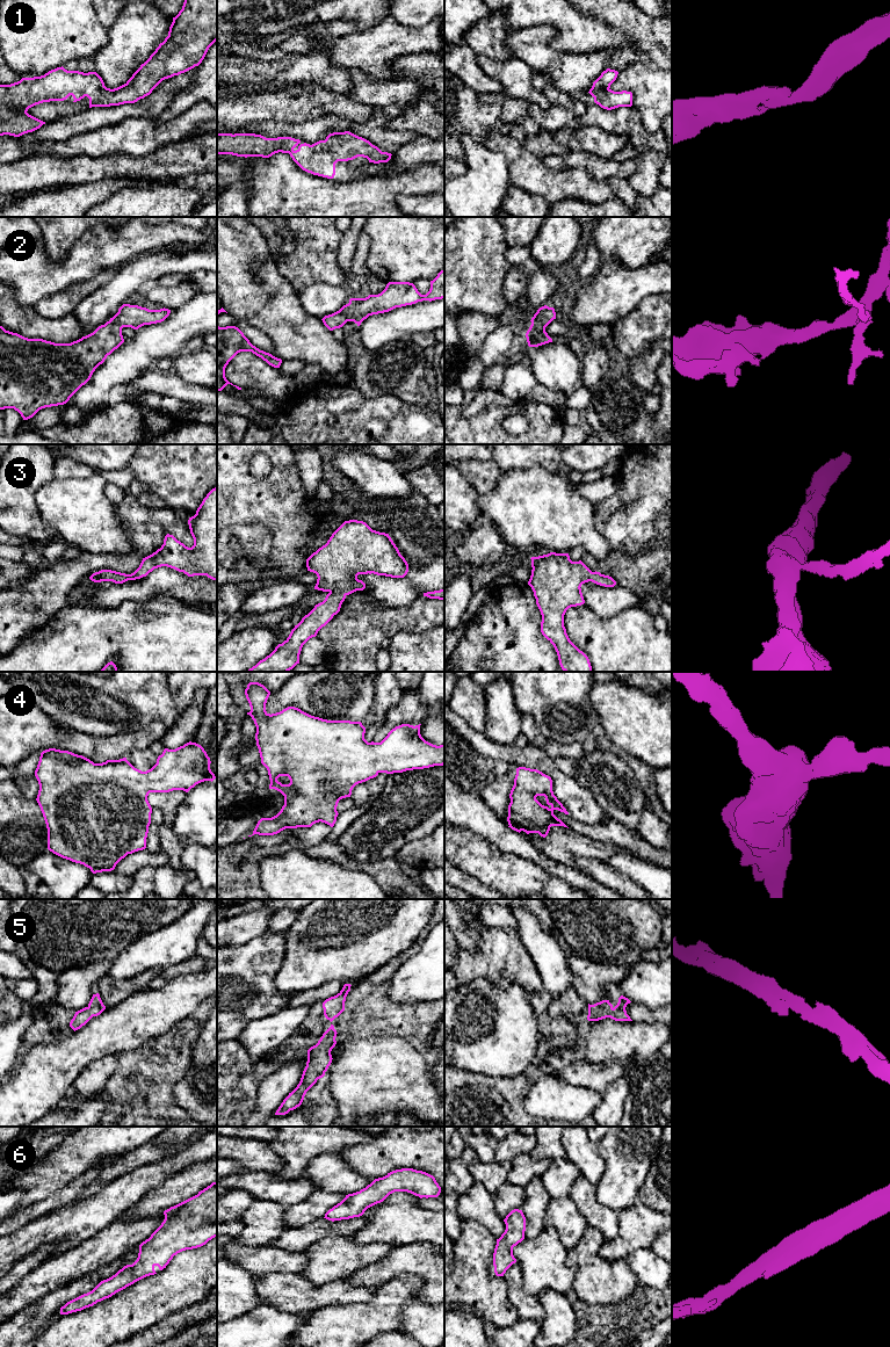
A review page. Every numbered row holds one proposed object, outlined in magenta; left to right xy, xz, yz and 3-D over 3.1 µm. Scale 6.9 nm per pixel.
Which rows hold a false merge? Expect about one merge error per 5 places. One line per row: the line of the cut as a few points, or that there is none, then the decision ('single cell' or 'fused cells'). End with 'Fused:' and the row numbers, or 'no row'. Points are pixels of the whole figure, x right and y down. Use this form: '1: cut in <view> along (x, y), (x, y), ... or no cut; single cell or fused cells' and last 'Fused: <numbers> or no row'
1: no cut; single cell
2: no cut; single cell
3: no cut; single cell
4: no cut; single cell
5: no cut; single cell
6: no cut; single cell
Fused: no row

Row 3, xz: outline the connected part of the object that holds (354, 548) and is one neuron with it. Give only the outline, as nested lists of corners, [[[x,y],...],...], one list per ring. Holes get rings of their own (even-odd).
[[[357,520],[345,521],[330,537],[327,543],[306,559],[307,571],[317,574],[314,589],[327,592],[325,600],[314,606],[302,621],[295,625],[289,637],[275,650],[246,672],[289,672],[299,664],[303,645],[325,627],[340,611],[346,596],[363,591],[366,584],[357,579],[359,574],[377,574],[391,578],[404,578],[408,564],[400,555],[389,534],[372,530],[366,522]]]

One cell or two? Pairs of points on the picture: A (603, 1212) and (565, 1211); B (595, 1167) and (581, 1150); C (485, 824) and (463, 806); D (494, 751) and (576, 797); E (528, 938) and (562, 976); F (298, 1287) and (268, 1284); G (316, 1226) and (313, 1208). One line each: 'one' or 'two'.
A: two
B: one
C: one
D: one
E: one
F: one
G: two

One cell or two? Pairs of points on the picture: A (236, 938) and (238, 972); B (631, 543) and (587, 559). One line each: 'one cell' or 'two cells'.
A: two cells
B: one cell

